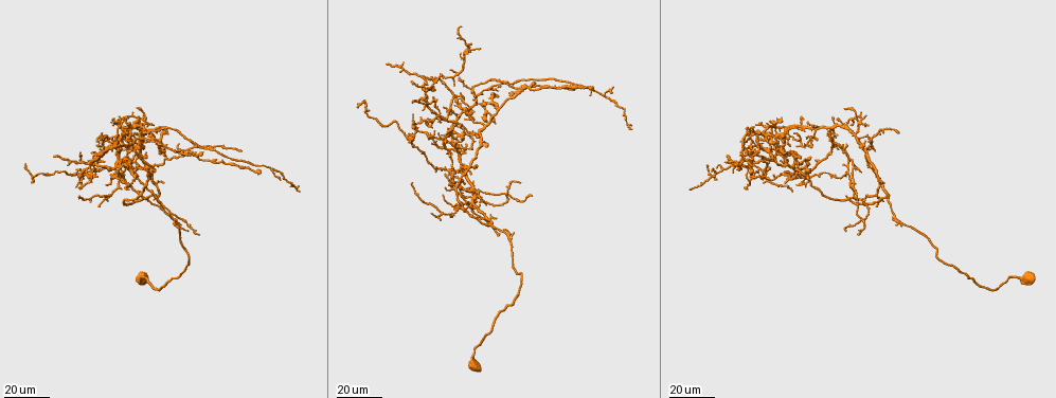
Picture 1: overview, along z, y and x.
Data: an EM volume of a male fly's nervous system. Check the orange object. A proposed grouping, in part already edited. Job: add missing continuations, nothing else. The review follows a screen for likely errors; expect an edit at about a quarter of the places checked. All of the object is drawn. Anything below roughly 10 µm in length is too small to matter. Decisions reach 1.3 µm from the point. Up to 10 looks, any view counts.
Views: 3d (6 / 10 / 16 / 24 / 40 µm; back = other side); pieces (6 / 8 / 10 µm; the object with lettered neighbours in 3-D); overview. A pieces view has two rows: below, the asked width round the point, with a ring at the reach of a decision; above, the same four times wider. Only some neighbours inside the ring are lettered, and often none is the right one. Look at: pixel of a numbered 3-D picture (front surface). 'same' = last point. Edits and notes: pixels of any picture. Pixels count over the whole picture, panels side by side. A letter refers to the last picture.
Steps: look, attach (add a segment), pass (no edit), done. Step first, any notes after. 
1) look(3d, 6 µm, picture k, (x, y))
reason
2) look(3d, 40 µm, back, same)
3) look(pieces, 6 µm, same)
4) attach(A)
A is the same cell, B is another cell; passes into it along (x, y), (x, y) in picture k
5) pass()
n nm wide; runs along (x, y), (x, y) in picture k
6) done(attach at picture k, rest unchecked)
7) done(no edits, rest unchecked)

look(3d, 24 µm, picture 1, (25, 163))
tapers out

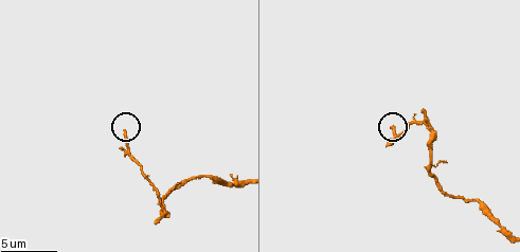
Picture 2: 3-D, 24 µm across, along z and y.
look(pieces, 8 µm, picture 2, (124, 131))

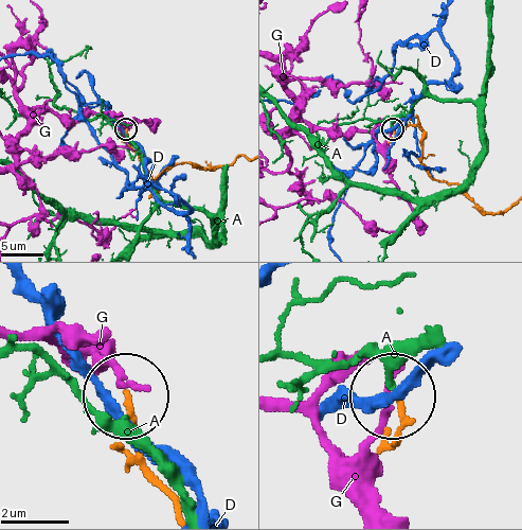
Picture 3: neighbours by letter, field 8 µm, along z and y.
pass()
A, D and G are other cells; none of them fits

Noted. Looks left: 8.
look(3d, 10 µm, picture 2, (424, 111))
free end

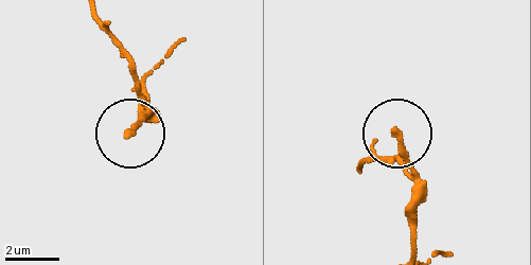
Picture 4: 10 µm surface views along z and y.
look(pieces, 10 µm, picture 4, (396, 134))

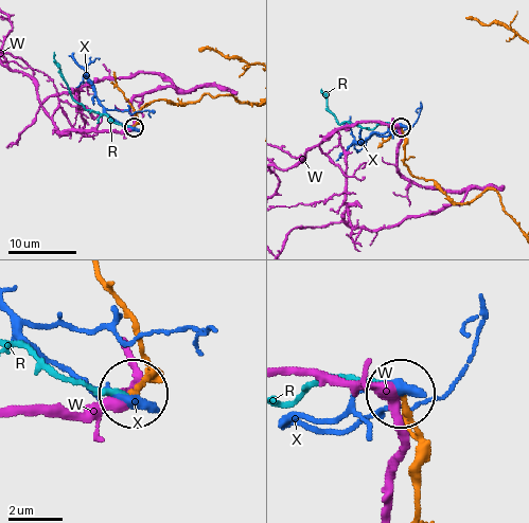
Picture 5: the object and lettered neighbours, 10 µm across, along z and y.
attach(R)
170 nm wide; R is the same cell, W and X are other cells; the neuron continues

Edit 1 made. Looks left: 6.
look(3d, 24 µm, picture 1, (90, 152))
free end

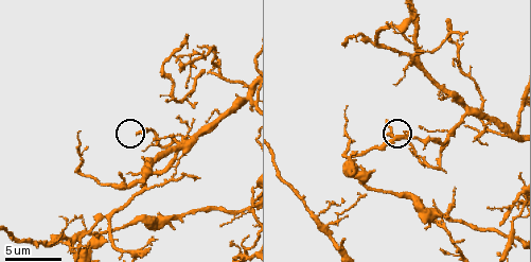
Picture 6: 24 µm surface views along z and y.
look(pieces, 6 µm, picture 6, (138, 132))

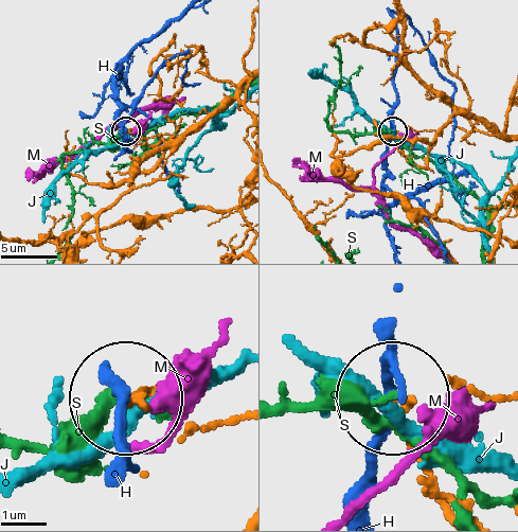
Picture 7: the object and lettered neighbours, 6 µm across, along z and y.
pass()
H, J, M and S are other cells; no lettered segment goes on from it

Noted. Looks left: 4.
look(3d, 24 µm, picture 1, (826, 131))

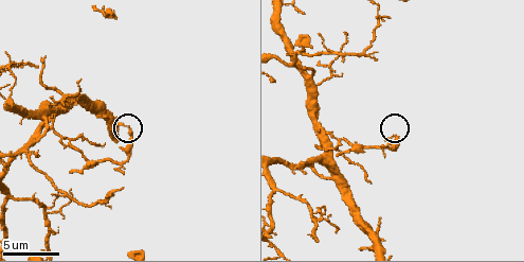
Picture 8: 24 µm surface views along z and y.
look(pieces, 6 µm, picture 8, (121, 123))
what lies round it

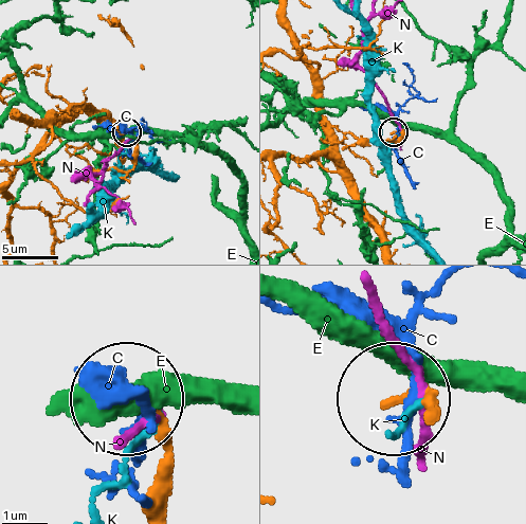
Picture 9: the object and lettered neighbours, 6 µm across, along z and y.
pass()
130 nm wide; C, E, K and N are other cells; none of them fits

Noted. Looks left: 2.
look(3d, 24 µm, picture 1, (498, 234))
branch stops here

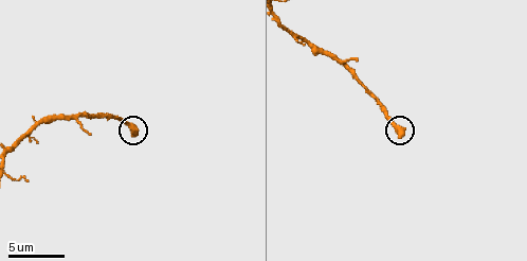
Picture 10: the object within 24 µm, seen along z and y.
look(pieces, 10 µm, picture 10, (399, 136))

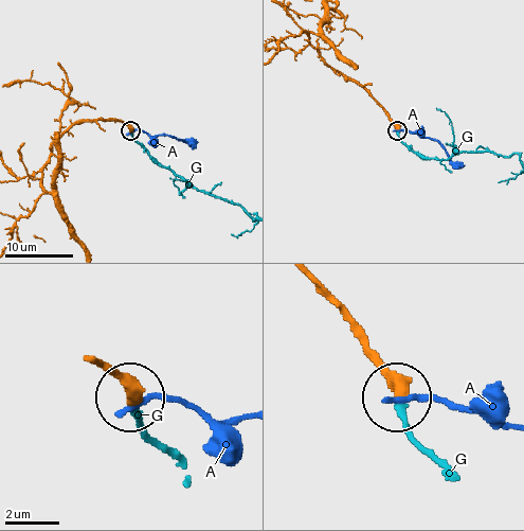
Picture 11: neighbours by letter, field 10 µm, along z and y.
attach(G)
G is the same cell, A is another cell; passes into it along (385, 113), (400, 140), (425, 157), (492, 152) in picture 11; it goes on there

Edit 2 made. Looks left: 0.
done(attach at picture 5, attach at picture 11, rest unchecked)

